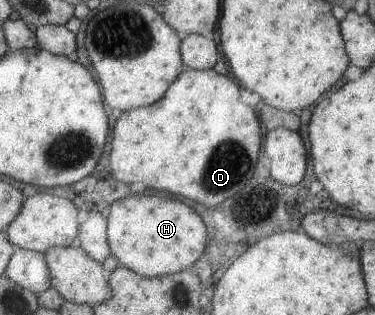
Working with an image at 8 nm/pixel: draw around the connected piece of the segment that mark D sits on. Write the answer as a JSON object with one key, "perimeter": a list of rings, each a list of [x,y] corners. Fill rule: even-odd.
{"perimeter":[[[189,69],[183,72],[173,84],[170,89],[167,90],[165,96],[160,98],[156,103],[151,106],[146,106],[140,109],[133,109],[121,114],[117,119],[114,129],[112,130],[112,146],[111,156],[109,158],[111,174],[113,178],[117,180],[123,180],[123,182],[145,182],[147,187],[156,188],[157,190],[165,190],[165,192],[171,192],[175,196],[184,196],[189,200],[195,200],[195,202],[204,204],[208,207],[214,207],[222,202],[225,202],[228,198],[234,197],[237,193],[243,190],[244,186],[255,176],[255,166],[261,154],[261,120],[259,113],[255,107],[248,106],[241,102],[241,86],[233,80],[229,75],[224,76],[217,74],[213,69],[197,70]]]}

